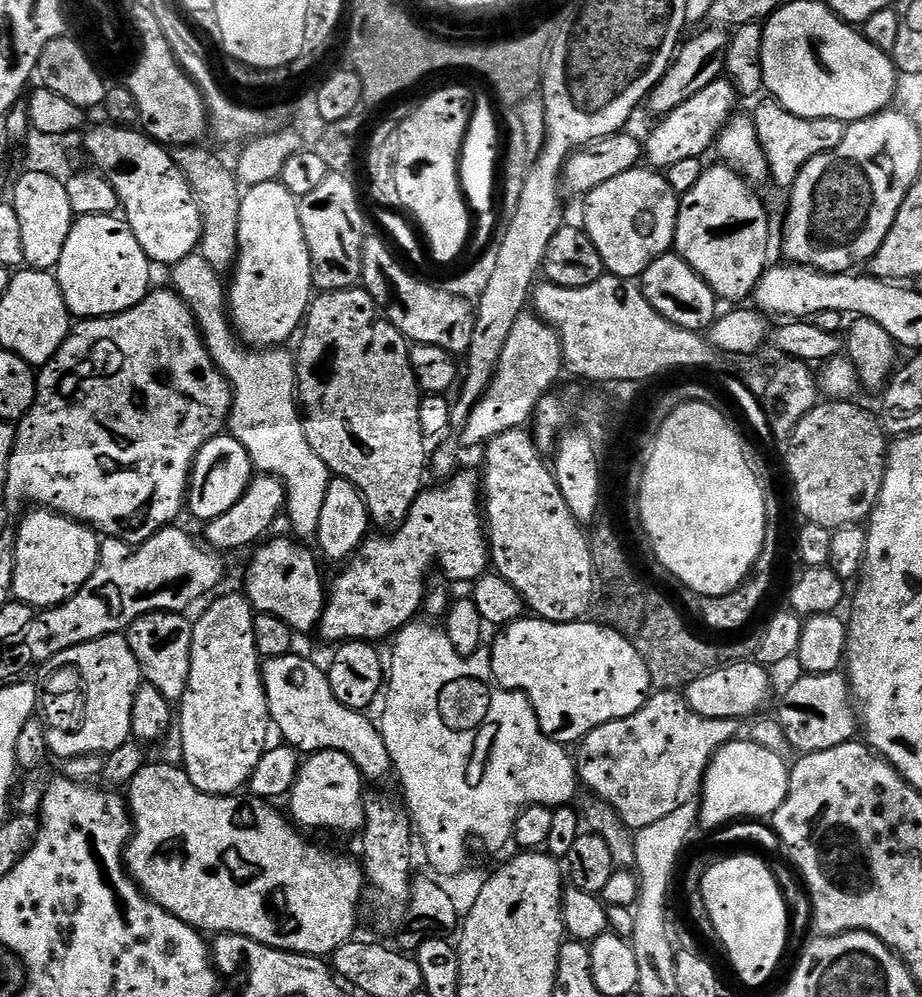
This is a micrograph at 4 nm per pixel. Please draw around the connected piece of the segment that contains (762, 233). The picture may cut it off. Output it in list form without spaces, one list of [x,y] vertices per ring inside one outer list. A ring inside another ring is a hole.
[[[716,162],[713,168],[712,165],[705,167],[702,178],[698,178],[698,186],[694,186],[694,190],[690,190],[685,196],[679,197],[680,213],[676,223],[675,251],[707,282],[710,290],[714,290],[717,301],[720,302],[724,302],[724,300],[742,300],[738,302],[744,302],[747,296],[749,299],[755,293],[757,282],[764,277],[764,273],[770,264],[770,261],[768,261],[768,212],[764,209],[763,202],[756,197],[755,191],[757,192],[757,189],[749,181],[745,180],[740,173],[735,172],[733,168],[729,168],[723,162]]]

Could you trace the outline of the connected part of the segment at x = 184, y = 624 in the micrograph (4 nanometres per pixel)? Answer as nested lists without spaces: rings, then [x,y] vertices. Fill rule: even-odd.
[[[151,612],[138,618],[126,630],[130,650],[138,658],[140,675],[162,698],[179,702],[186,694],[190,678],[190,650],[192,649],[191,619],[179,612]]]

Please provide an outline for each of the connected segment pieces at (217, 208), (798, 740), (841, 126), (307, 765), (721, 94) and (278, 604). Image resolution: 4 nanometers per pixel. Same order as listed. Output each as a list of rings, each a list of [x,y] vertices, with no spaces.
[[[204,146],[175,147],[172,151],[175,164],[183,172],[188,185],[191,187],[193,195],[202,214],[203,230],[200,239],[198,254],[209,262],[211,268],[221,276],[227,275],[235,265],[237,252],[237,228],[238,219],[241,214],[242,190],[239,181],[235,177],[233,169],[224,166],[220,160],[220,154],[204,149]]]
[[[843,671],[813,676],[800,674],[780,704],[778,719],[790,746],[800,754],[834,750],[834,746],[853,743],[857,739],[858,708],[847,675]]]
[[[765,98],[754,111],[758,142],[766,154],[768,174],[771,183],[776,183],[784,190],[791,189],[800,171],[818,154],[826,154],[842,142],[846,124],[834,118],[796,117],[779,104],[776,99]]]
[[[333,751],[314,752],[301,763],[300,773],[286,800],[287,811],[304,830],[325,828],[328,832],[359,833],[364,826],[365,795],[366,781],[349,756]]]
[[[721,78],[698,90],[694,98],[686,98],[682,106],[663,113],[657,119],[660,121],[653,126],[648,140],[646,136],[642,144],[642,156],[647,167],[666,170],[674,166],[674,162],[683,162],[685,158],[701,158],[708,151],[711,153],[716,139],[720,137],[720,131],[737,111],[736,100],[738,101],[736,85],[728,78]]]
[[[269,539],[251,553],[252,561],[248,564],[244,584],[248,587],[247,598],[257,613],[274,614],[287,622],[293,632],[303,634],[319,625],[326,603],[326,584],[320,581],[320,568],[313,549],[295,539],[287,539]]]

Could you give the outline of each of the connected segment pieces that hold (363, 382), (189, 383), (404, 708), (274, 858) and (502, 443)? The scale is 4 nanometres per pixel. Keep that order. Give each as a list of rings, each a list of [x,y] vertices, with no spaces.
[[[357,286],[346,290],[334,290],[333,292],[320,292],[308,306],[308,314],[302,325],[302,335],[299,337],[300,349],[295,349],[294,359],[296,362],[296,391],[298,393],[298,404],[302,409],[304,422],[304,433],[318,458],[326,462],[329,473],[333,477],[348,480],[362,494],[362,498],[368,507],[368,519],[373,525],[376,524],[380,530],[395,530],[406,522],[410,514],[410,506],[419,498],[424,484],[424,468],[430,464],[430,448],[427,448],[426,437],[422,430],[422,422],[418,422],[418,406],[420,405],[420,384],[416,381],[416,375],[412,369],[412,354],[409,341],[405,340],[397,328],[390,323],[380,307],[374,302],[374,298],[363,287]]]
[[[149,291],[147,298],[138,302],[138,306],[116,316],[81,319],[77,323],[80,325],[77,328],[75,325],[69,331],[64,345],[56,351],[54,358],[39,369],[34,406],[30,406],[23,420],[19,421],[14,450],[10,454],[6,498],[3,501],[10,511],[23,513],[29,506],[50,508],[79,524],[87,524],[89,528],[96,529],[101,537],[121,540],[133,546],[146,542],[154,534],[179,521],[176,519],[179,518],[180,511],[183,513],[186,508],[192,466],[196,463],[198,450],[202,450],[202,446],[206,446],[210,438],[225,431],[228,413],[232,411],[232,387],[228,385],[228,379],[221,374],[219,366],[212,360],[204,345],[200,327],[188,309],[187,302],[177,292],[156,291]]]
[[[417,618],[411,624],[401,628],[394,637],[396,645],[392,648],[392,664],[386,668],[386,695],[383,697],[384,713],[378,716],[378,727],[382,738],[386,742],[386,750],[390,750],[392,767],[395,779],[400,779],[400,784],[404,787],[402,799],[407,807],[409,816],[412,817],[412,827],[415,835],[424,843],[424,856],[428,859],[428,864],[436,872],[441,872],[444,876],[456,876],[468,864],[468,840],[481,840],[490,851],[496,852],[499,848],[504,848],[515,837],[516,823],[518,818],[527,810],[534,806],[557,809],[571,805],[577,799],[578,791],[578,764],[575,759],[568,757],[569,749],[565,745],[559,744],[557,740],[552,740],[542,730],[542,726],[536,717],[534,706],[523,692],[511,692],[509,688],[504,688],[494,678],[492,669],[492,658],[487,651],[475,652],[473,656],[463,656],[454,650],[450,638],[444,633],[443,627],[436,628],[427,619]]]
[[[145,763],[144,768],[138,770],[138,774],[134,774],[134,778],[128,783],[126,789],[126,803],[131,812],[133,826],[132,835],[124,853],[124,863],[128,875],[135,880],[145,896],[149,896],[158,906],[162,906],[167,912],[174,914],[182,922],[186,922],[201,933],[223,934],[229,932],[246,938],[254,938],[254,942],[262,942],[266,946],[278,950],[321,958],[331,957],[343,944],[349,943],[355,937],[352,935],[356,932],[356,915],[359,914],[360,904],[362,908],[362,901],[366,896],[363,867],[357,861],[355,864],[350,857],[343,856],[340,852],[331,852],[328,848],[319,848],[318,845],[311,844],[304,837],[307,835],[283,811],[280,813],[276,806],[269,801],[245,796],[244,794],[211,796],[198,790],[198,786],[194,786],[194,782],[190,782],[183,767],[176,765],[175,768],[172,764]]]
[[[515,428],[509,432],[498,434],[492,440],[488,441],[484,452],[484,472],[482,471],[482,515],[486,521],[486,531],[488,534],[488,547],[490,549],[490,564],[493,569],[501,576],[506,578],[506,582],[510,582],[510,586],[514,586],[514,590],[518,590],[518,594],[522,594],[525,605],[529,609],[532,608],[537,617],[541,620],[549,620],[555,624],[574,624],[585,619],[584,616],[588,611],[593,611],[594,601],[598,596],[598,585],[596,582],[596,571],[592,569],[592,545],[590,536],[587,531],[574,518],[574,514],[570,514],[570,506],[566,506],[566,498],[562,498],[562,490],[558,490],[558,482],[556,481],[556,473],[546,461],[545,453],[541,452],[536,446],[536,441],[531,435],[527,436],[524,428]]]

